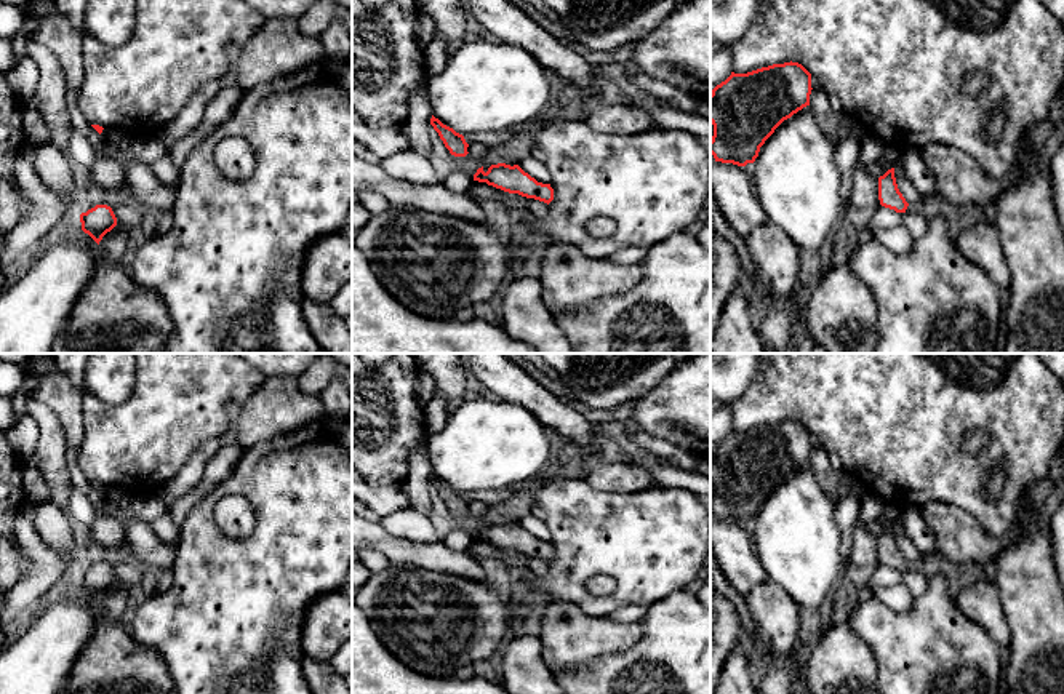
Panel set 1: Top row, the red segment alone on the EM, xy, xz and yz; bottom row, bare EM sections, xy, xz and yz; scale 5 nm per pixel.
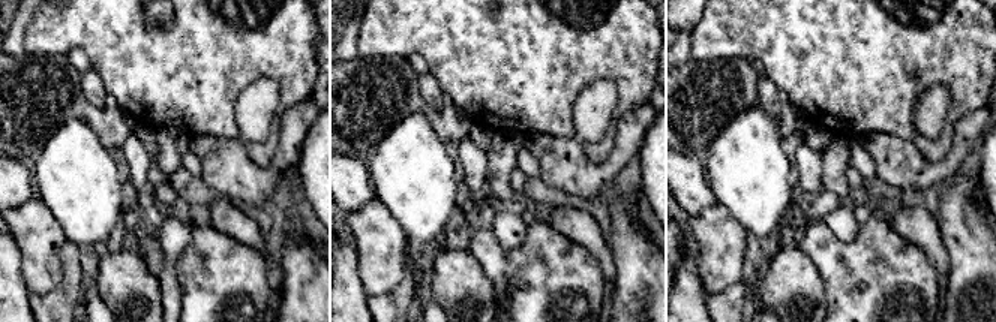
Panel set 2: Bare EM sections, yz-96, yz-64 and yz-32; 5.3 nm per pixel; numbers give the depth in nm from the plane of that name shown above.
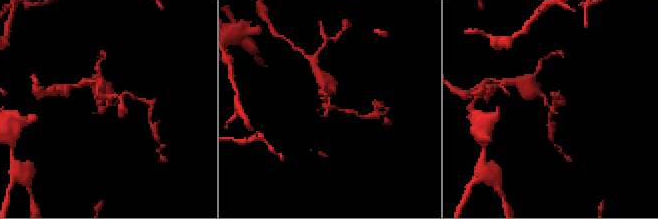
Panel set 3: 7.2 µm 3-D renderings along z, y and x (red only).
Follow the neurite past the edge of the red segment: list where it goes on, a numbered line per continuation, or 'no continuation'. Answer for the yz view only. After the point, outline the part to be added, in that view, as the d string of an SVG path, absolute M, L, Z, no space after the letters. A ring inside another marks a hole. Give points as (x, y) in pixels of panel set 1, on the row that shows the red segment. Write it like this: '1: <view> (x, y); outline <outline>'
no continuation

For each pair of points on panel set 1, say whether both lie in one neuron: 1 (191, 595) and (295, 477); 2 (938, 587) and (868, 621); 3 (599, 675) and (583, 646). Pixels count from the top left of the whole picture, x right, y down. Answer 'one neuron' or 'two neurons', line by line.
1: one neuron
2: one neuron
3: two neurons

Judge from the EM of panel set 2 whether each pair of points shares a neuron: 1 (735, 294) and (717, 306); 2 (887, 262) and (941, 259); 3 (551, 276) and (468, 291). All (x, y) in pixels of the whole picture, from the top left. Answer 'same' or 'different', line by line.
1: same
2: different
3: different

